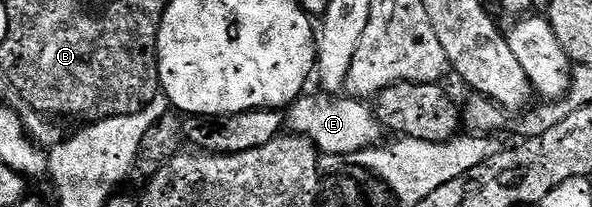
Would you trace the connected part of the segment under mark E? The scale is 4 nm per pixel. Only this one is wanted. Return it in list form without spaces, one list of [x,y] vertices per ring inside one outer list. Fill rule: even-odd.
[[[305,93],[287,108],[286,127],[293,135],[309,139],[317,152],[330,154],[353,154],[381,142],[382,128],[375,110],[367,102],[351,97],[333,97],[327,93]]]

